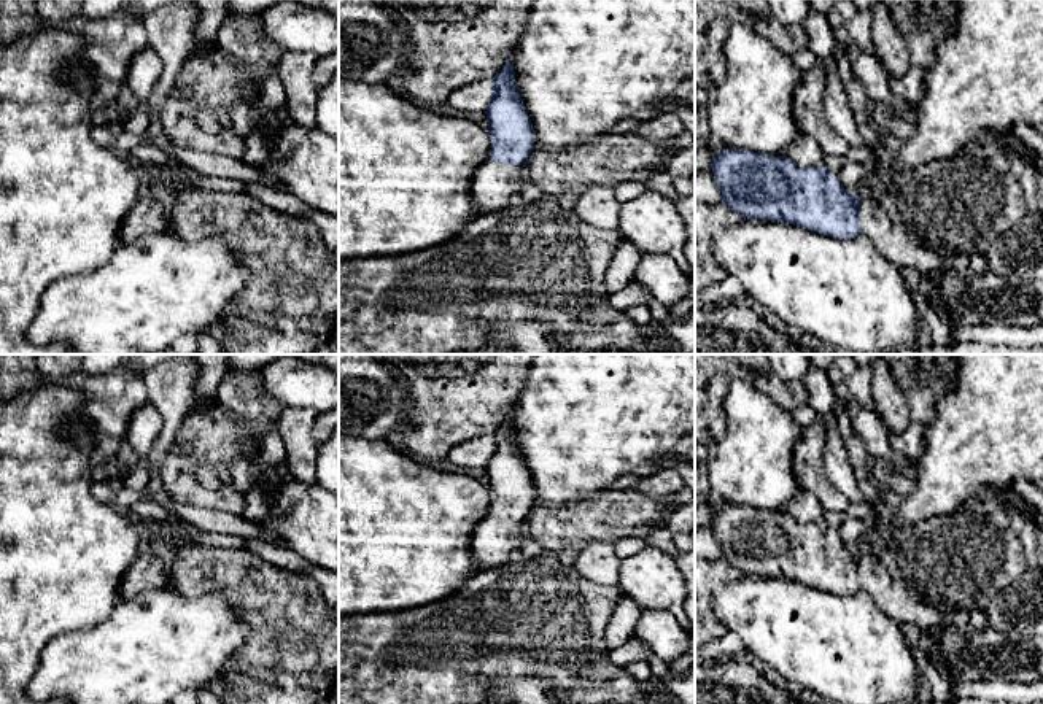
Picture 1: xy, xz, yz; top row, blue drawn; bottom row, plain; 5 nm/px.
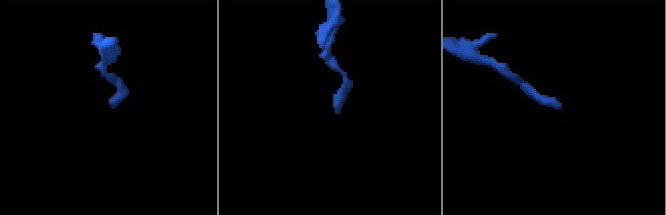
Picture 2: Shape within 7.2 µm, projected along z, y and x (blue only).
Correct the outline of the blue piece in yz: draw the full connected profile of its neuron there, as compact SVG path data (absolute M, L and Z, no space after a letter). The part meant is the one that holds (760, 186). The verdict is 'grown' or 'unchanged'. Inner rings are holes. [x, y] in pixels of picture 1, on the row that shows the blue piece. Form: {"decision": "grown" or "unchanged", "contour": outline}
{"decision": "grown", "contour": "M728 148L712 154L709 167L722 191L722 203L744 219L792 224L839 240L865 234L900 272L914 269L921 280L933 280L951 270L949 261L922 246L903 222L889 216L876 192L859 197L846 191L824 165L801 168L787 156Z"}

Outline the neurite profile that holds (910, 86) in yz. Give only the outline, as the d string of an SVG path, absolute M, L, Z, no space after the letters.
M913 65L903 76L887 78L894 95L919 105L924 99L925 68Z

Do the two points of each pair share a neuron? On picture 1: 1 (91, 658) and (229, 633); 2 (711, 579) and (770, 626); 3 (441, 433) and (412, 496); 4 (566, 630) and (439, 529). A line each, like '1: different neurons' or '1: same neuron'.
1: same neuron
2: different neurons
3: different neurons
4: different neurons

